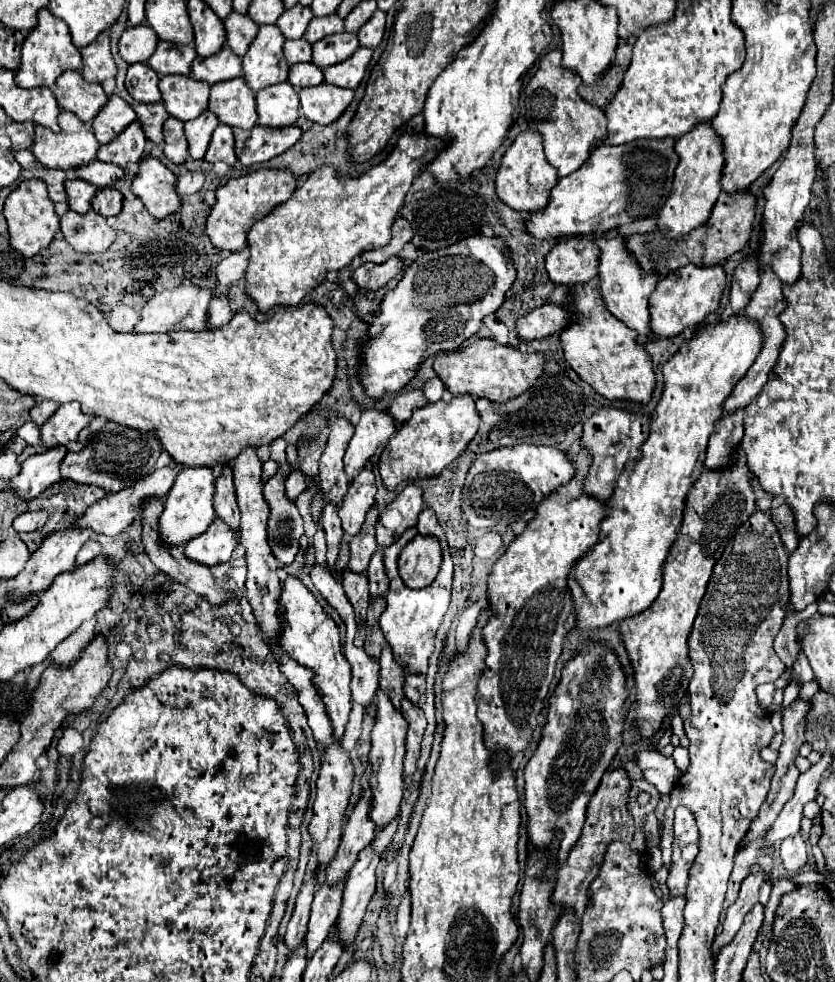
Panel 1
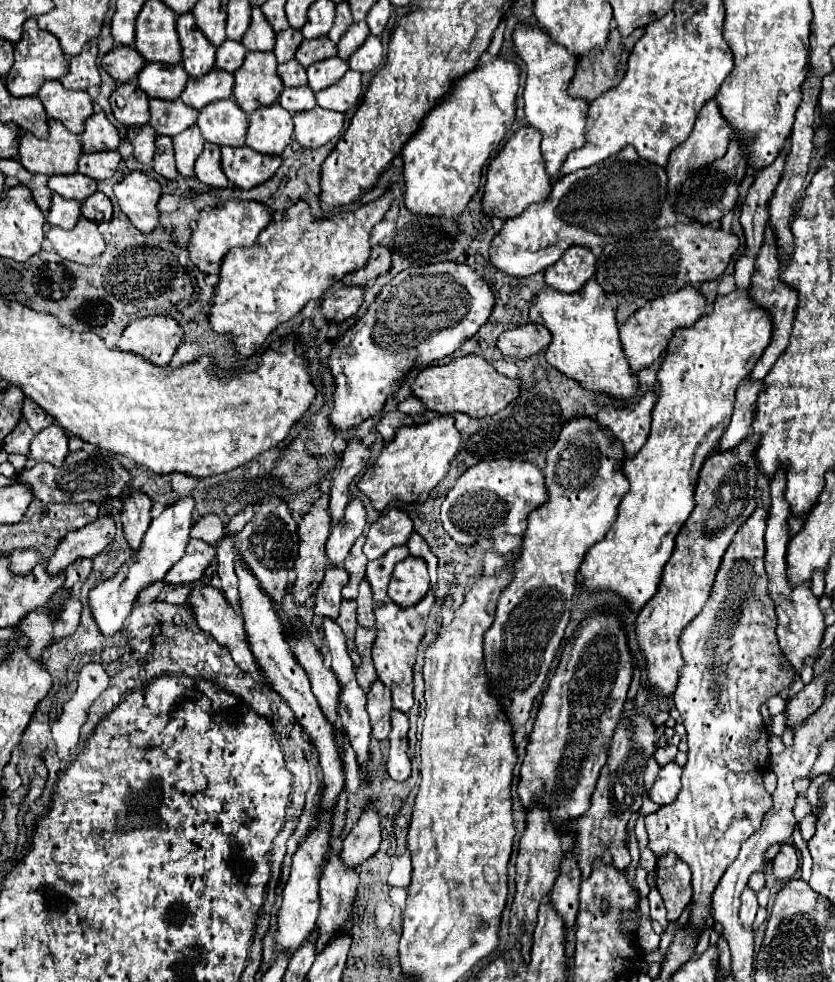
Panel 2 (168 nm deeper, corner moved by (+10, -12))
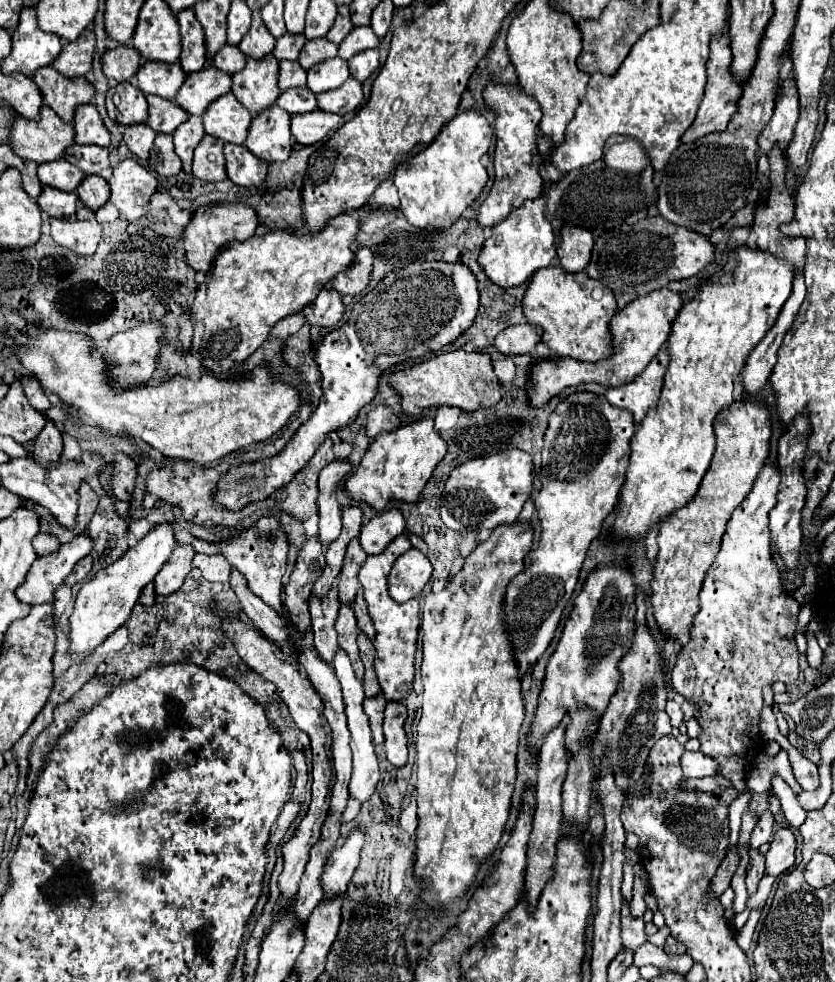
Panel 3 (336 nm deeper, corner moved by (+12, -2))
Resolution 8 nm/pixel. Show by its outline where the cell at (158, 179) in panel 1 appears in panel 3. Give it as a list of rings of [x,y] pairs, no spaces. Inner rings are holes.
[[[126,159],[114,167],[110,185],[110,203],[120,209],[128,221],[136,221],[148,213],[148,201],[156,191],[156,177],[136,159]]]

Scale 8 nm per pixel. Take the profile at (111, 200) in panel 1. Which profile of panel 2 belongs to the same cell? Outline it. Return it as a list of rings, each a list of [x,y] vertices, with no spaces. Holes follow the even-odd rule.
[[[96,191],[82,203],[82,215],[94,223],[106,223],[112,219],[112,203],[104,193]]]

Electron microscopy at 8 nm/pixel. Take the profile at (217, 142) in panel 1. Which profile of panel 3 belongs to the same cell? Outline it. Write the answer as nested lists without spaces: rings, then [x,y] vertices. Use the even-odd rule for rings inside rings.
[[[204,135],[198,147],[194,149],[194,165],[192,173],[202,181],[222,181],[226,179],[226,167],[224,167],[224,155],[222,155],[224,143],[212,135]]]

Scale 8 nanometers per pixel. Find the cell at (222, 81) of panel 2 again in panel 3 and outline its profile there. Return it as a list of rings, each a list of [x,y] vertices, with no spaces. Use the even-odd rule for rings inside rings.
[[[214,65],[190,73],[178,91],[176,103],[190,115],[202,115],[204,109],[220,95],[230,93],[232,79],[228,73],[214,69]]]

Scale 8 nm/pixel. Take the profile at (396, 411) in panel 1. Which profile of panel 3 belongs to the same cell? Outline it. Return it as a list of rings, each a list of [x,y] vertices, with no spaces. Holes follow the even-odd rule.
[[[378,405],[368,413],[368,423],[366,423],[366,435],[374,439],[378,433],[392,431],[400,427],[400,419],[396,417],[394,409],[388,405]]]

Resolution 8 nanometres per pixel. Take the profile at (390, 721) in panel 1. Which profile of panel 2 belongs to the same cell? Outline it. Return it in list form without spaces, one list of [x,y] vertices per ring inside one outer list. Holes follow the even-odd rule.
[[[366,807],[356,827],[344,837],[340,859],[346,867],[358,867],[380,847],[380,817],[376,807]]]

